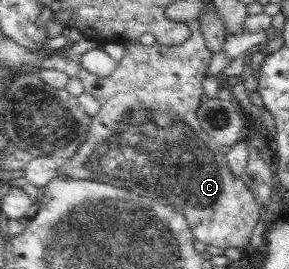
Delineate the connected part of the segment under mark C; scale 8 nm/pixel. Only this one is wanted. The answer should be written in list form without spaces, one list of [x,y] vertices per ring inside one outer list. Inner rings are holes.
[[[195,29],[191,37],[178,46],[155,42],[150,47],[145,47],[140,41],[136,41],[125,47],[124,59],[117,63],[115,72],[106,79],[96,79],[95,75],[80,65],[77,77],[85,92],[96,98],[100,109],[89,119],[85,140],[72,157],[61,162],[56,176],[70,180],[89,179],[158,200],[163,206],[172,206],[185,214],[197,242],[223,250],[233,247],[242,250],[250,243],[254,226],[262,211],[242,179],[234,176],[230,170],[226,154],[221,152],[214,138],[199,124],[197,109],[203,93],[202,80],[213,55],[206,48],[202,33]]]

